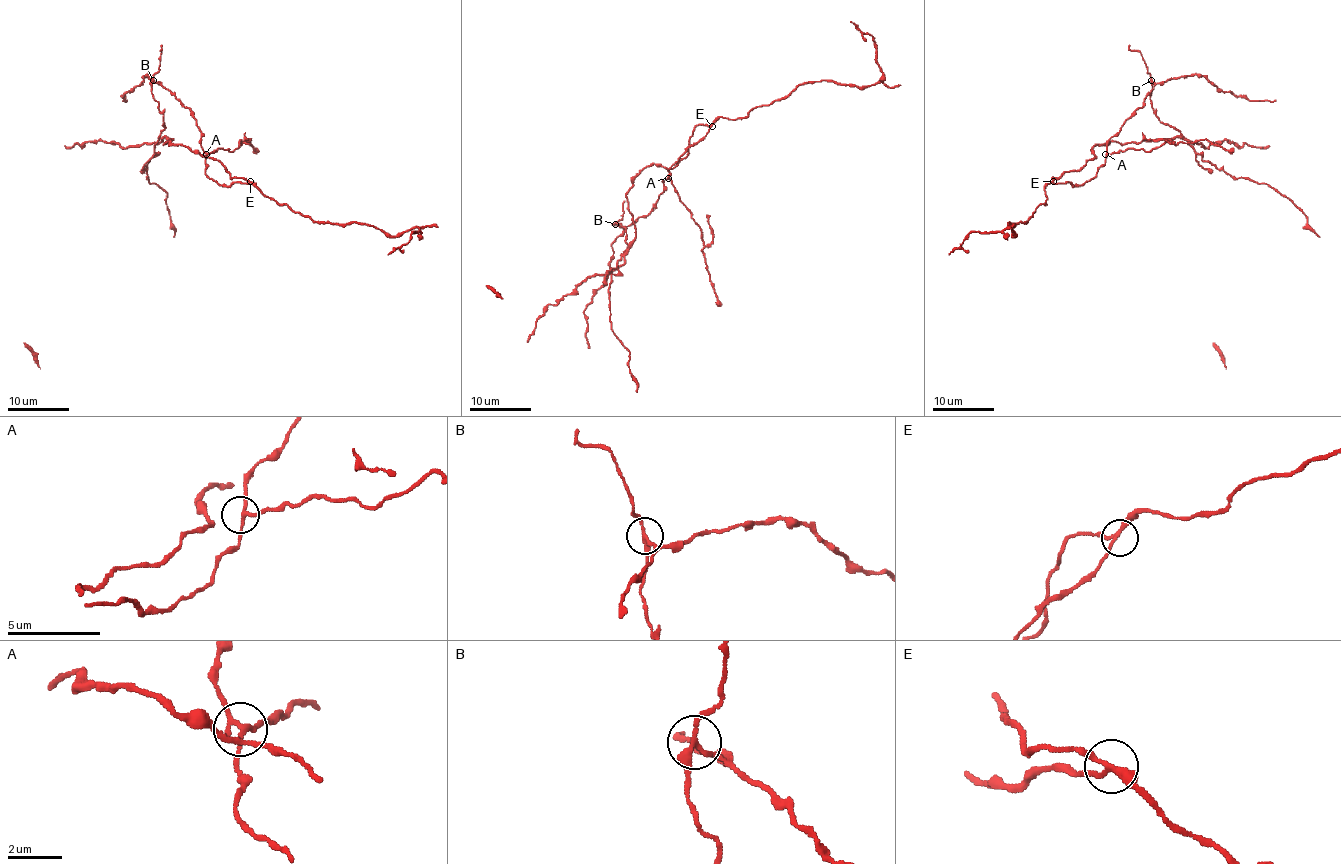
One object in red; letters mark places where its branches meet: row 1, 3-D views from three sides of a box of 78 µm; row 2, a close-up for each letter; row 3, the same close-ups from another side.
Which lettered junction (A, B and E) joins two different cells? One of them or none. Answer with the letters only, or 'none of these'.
B

